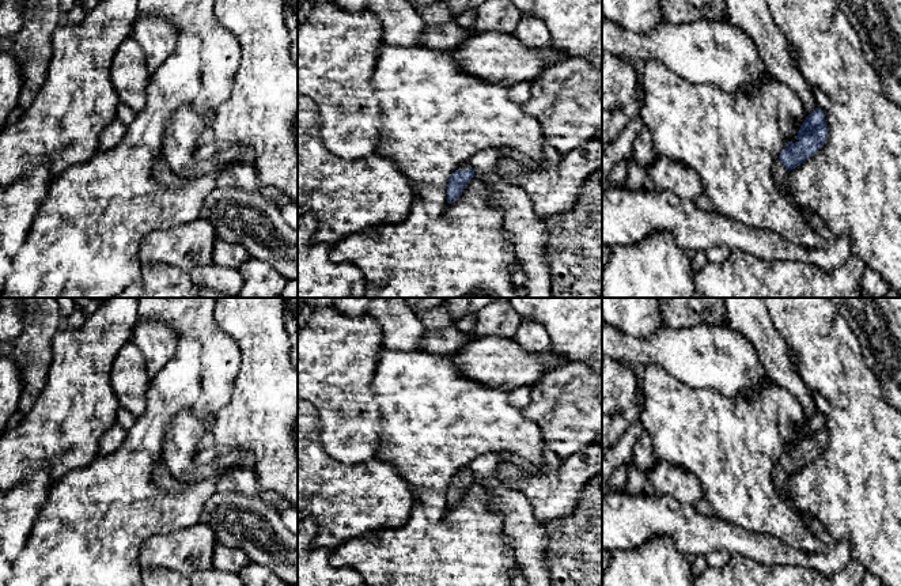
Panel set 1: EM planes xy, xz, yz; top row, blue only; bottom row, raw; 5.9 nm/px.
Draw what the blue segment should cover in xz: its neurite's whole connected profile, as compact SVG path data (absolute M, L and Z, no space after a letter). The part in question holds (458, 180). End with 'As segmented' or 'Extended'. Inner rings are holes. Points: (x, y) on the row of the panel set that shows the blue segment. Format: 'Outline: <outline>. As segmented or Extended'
Outline: M462 163L450 175L447 184L447 203L454 203L463 192L469 181L474 177L474 169L467 163Z. Extended

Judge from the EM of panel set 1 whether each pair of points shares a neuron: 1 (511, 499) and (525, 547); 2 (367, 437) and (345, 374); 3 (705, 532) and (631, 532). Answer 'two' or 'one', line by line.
1: one
2: one
3: one

